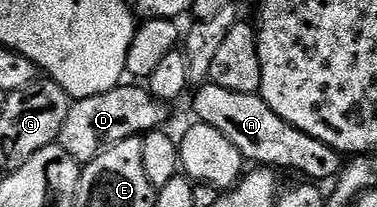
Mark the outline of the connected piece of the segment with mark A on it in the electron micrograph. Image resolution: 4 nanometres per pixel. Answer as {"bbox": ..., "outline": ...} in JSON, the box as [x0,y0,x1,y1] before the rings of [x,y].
{"bbox":[193,81,344,184],"outline":[[[211,81],[199,85],[195,90],[198,91],[194,94],[193,117],[216,128],[216,132],[224,132],[224,136],[228,136],[228,140],[236,144],[247,163],[254,162],[250,164],[277,168],[279,171],[295,170],[306,177],[303,179],[313,180],[318,184],[337,179],[344,165],[343,155],[276,116],[276,112],[272,112],[272,108],[268,108],[266,101],[258,94],[228,92],[228,88],[220,88]]]}

